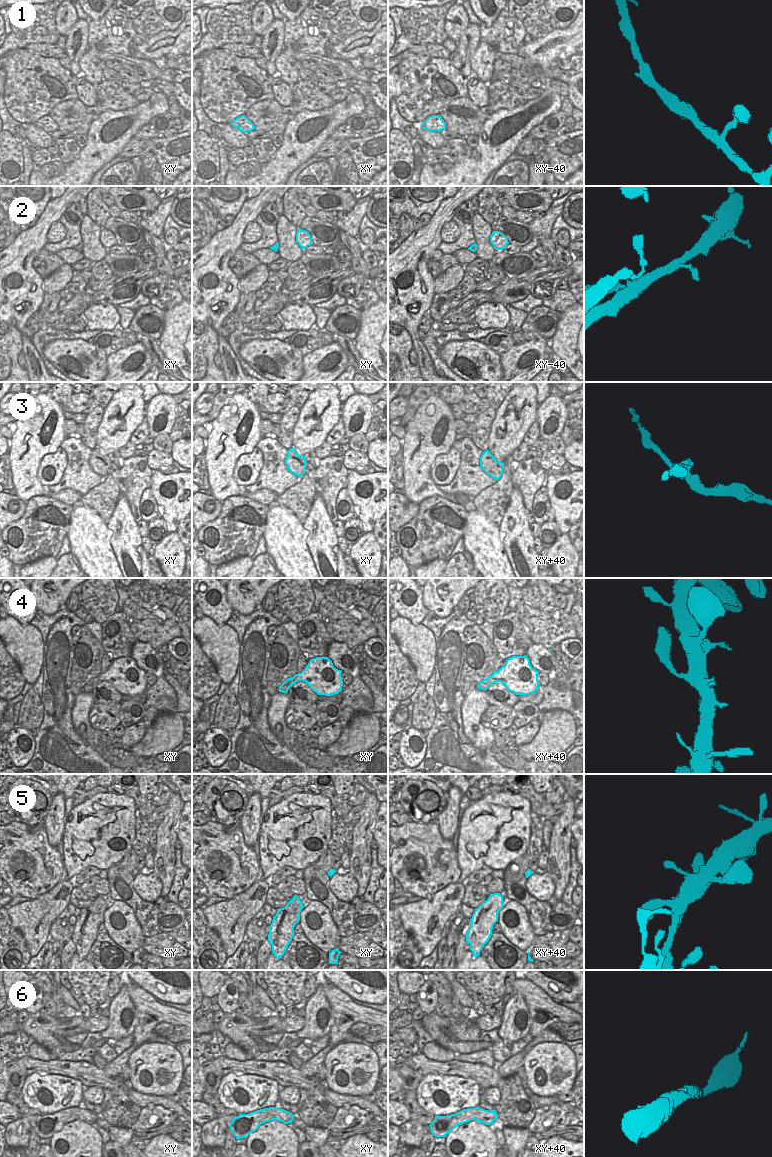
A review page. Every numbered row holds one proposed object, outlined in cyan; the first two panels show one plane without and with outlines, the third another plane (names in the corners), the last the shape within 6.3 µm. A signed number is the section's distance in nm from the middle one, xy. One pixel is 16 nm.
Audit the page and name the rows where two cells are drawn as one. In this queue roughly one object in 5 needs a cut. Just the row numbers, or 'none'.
none

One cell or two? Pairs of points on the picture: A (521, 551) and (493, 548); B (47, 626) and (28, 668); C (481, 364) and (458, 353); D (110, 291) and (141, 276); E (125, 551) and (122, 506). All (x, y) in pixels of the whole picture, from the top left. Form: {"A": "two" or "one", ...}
{"A": "two", "B": "two", "C": "one", "D": "one", "E": "one"}

